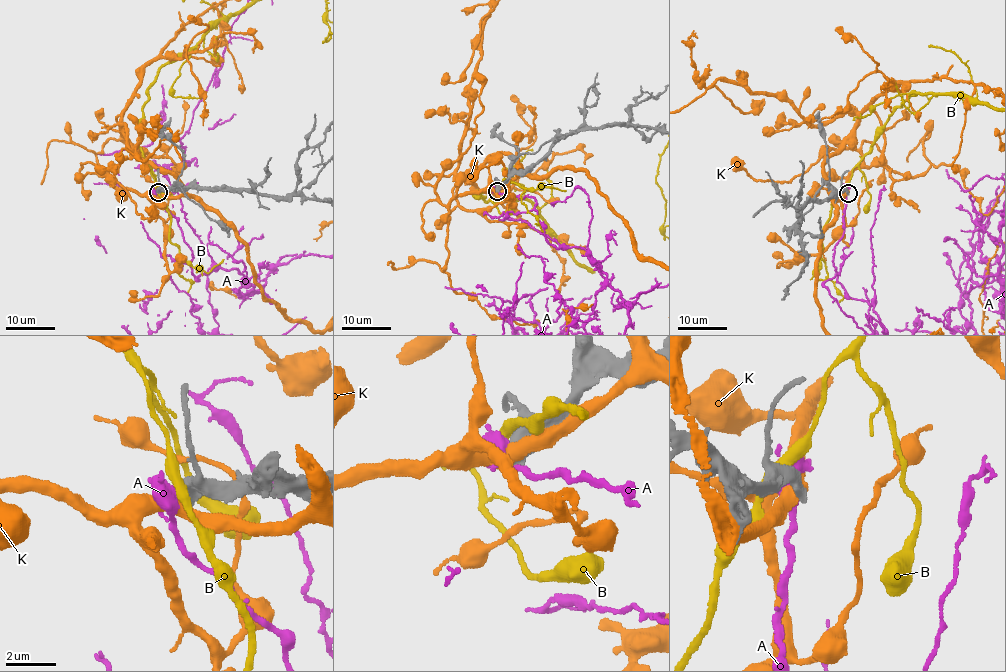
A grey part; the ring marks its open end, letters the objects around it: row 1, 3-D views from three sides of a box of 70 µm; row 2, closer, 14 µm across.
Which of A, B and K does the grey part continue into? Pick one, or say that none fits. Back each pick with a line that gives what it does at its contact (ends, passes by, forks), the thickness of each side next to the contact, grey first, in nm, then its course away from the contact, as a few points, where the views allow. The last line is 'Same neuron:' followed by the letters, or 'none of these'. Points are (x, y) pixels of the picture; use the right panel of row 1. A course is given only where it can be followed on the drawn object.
Same neuron: none of these

